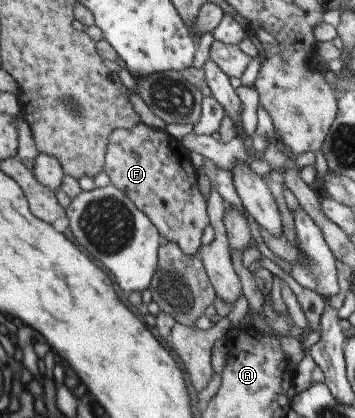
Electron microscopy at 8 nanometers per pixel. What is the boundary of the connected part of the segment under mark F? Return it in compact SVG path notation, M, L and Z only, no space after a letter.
M140 121L131 128L119 128L109 133L102 171L109 176L110 184L121 190L133 202L135 208L149 218L162 240L177 244L181 252L193 256L197 253L201 235L209 225L209 220L206 201L197 189L197 174L189 153L180 141L165 130L151 128Z

